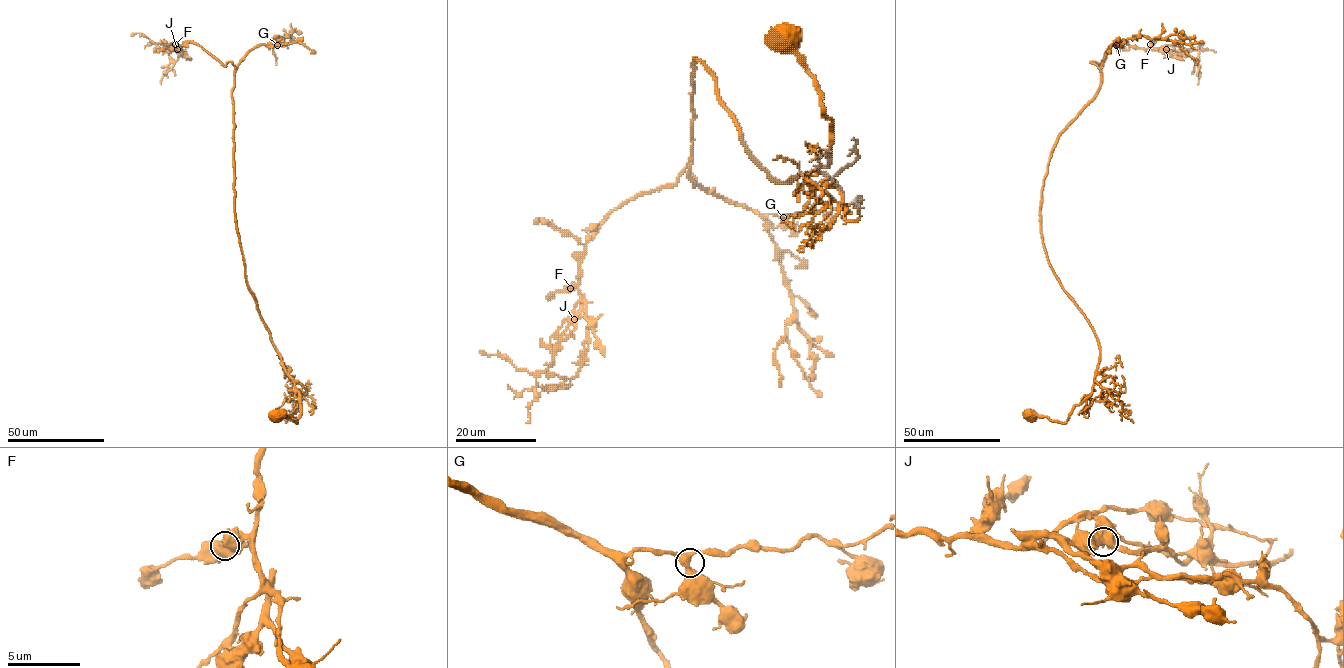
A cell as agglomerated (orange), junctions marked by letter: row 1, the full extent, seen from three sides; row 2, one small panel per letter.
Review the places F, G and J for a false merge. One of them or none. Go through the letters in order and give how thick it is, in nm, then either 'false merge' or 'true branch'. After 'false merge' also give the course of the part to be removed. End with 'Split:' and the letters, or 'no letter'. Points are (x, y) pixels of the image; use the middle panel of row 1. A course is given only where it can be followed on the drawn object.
F: 700 nm thick; true branch
G: 480 nm thick; true branch
J: 650 nm thick; false merge; foreign part runs (575, 320), (582, 310), (589, 319), (589, 349), (583, 365), (578, 374), (552, 388), (541, 385)
Split: J

